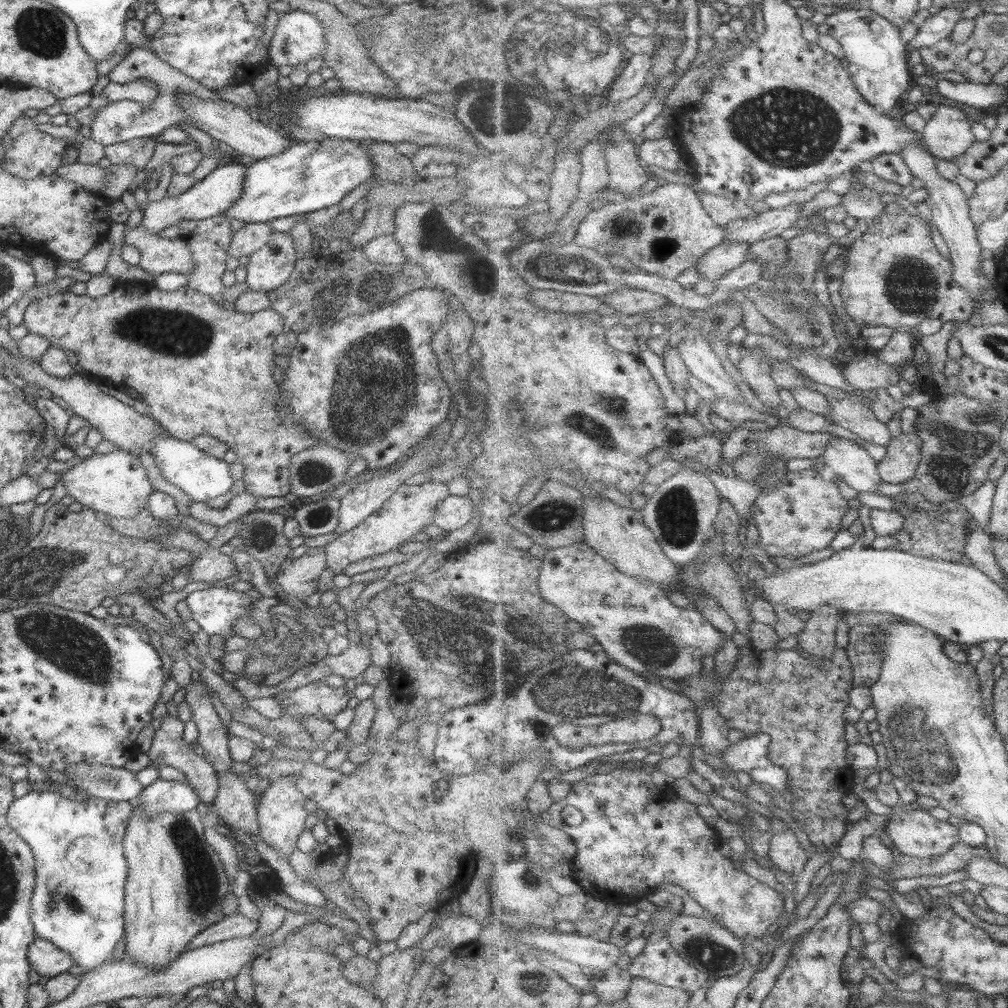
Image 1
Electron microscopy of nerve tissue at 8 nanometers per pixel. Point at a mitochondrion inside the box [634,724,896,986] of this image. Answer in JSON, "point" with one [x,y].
{"point":[705,953]}

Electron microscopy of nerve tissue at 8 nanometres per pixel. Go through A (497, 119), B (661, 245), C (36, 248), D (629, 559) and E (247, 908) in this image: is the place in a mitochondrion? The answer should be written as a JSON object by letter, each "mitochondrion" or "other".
{"A":"mitochondrion","B":"mitochondrion","C":"other","D":"other","E":"other"}

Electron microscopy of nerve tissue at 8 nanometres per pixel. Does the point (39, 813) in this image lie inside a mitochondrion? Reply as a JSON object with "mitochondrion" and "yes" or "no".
{"mitochondrion":"no"}

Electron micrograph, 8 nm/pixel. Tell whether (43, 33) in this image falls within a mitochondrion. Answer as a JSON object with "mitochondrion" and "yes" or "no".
{"mitochondrion":"yes"}

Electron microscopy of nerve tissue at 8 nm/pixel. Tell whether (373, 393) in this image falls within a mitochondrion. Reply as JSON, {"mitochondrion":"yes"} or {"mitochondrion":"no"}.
{"mitochondrion":"yes"}

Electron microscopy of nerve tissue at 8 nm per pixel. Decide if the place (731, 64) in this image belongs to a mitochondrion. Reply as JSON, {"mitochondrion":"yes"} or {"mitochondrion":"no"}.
{"mitochondrion":"no"}

